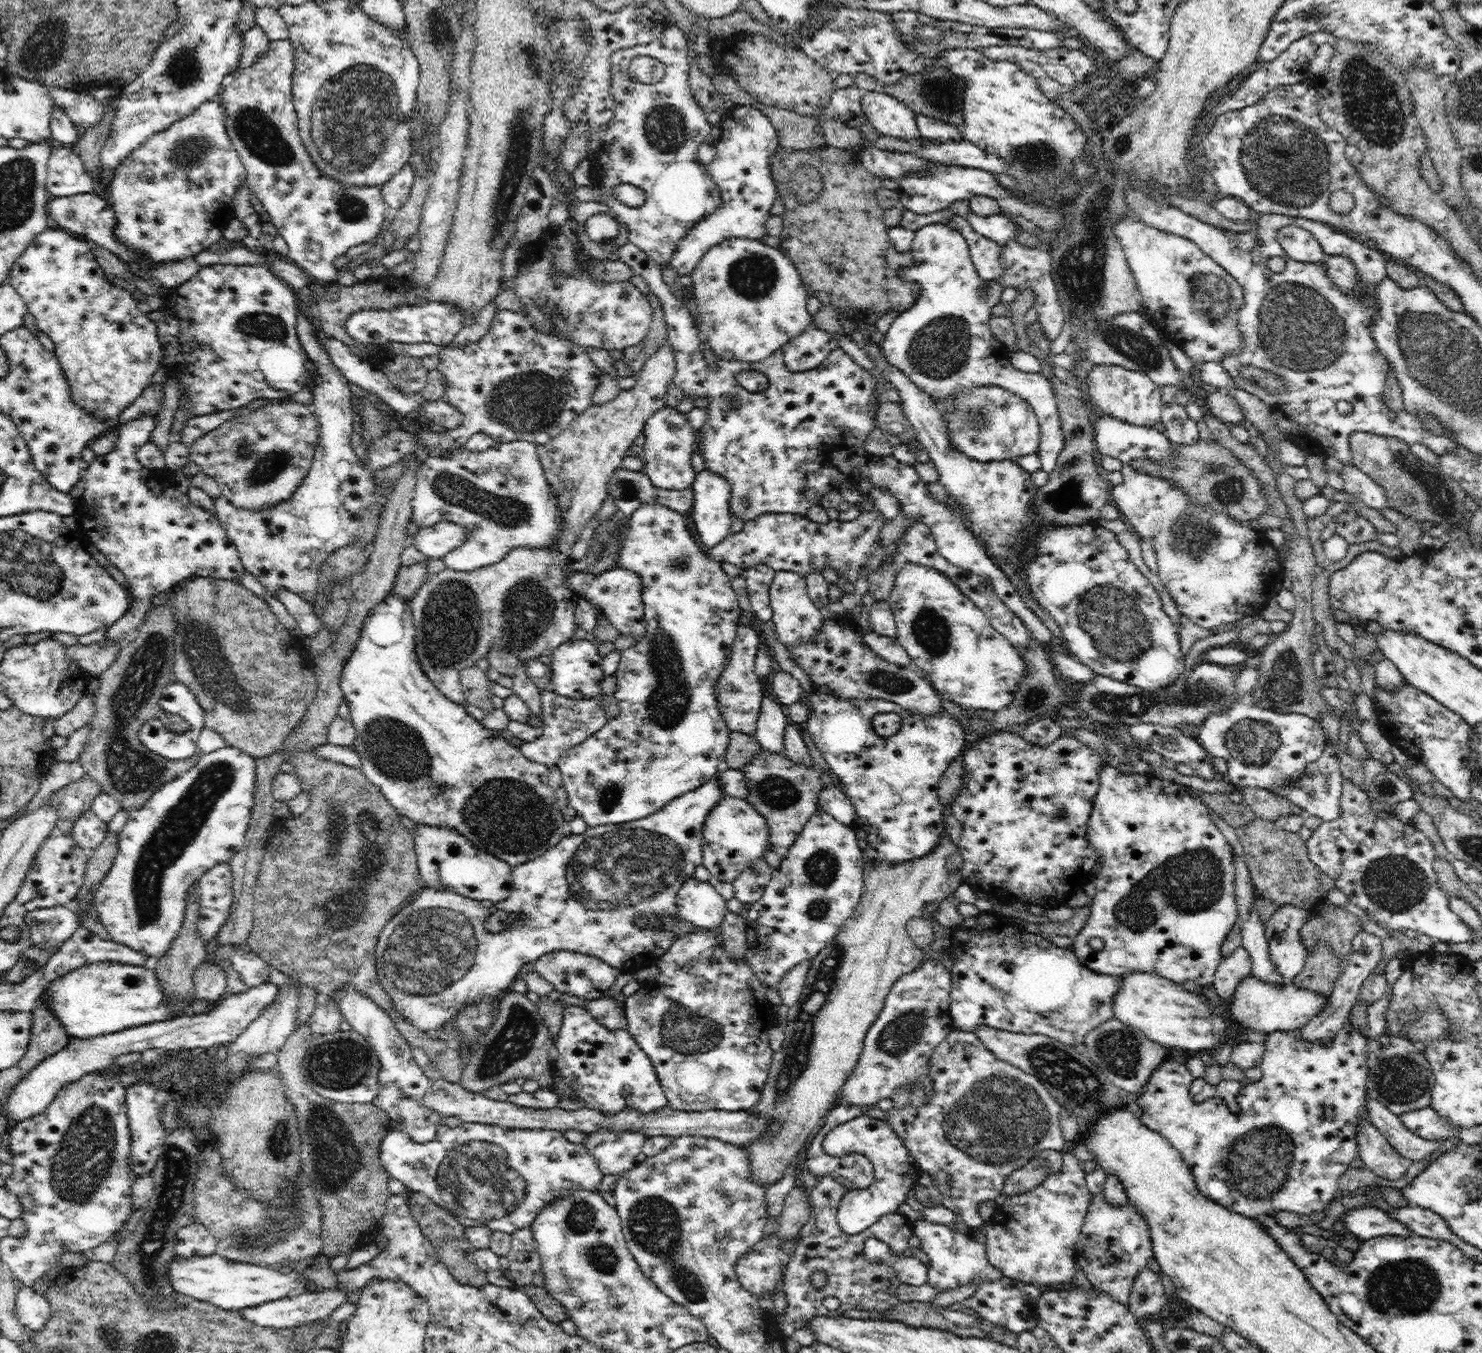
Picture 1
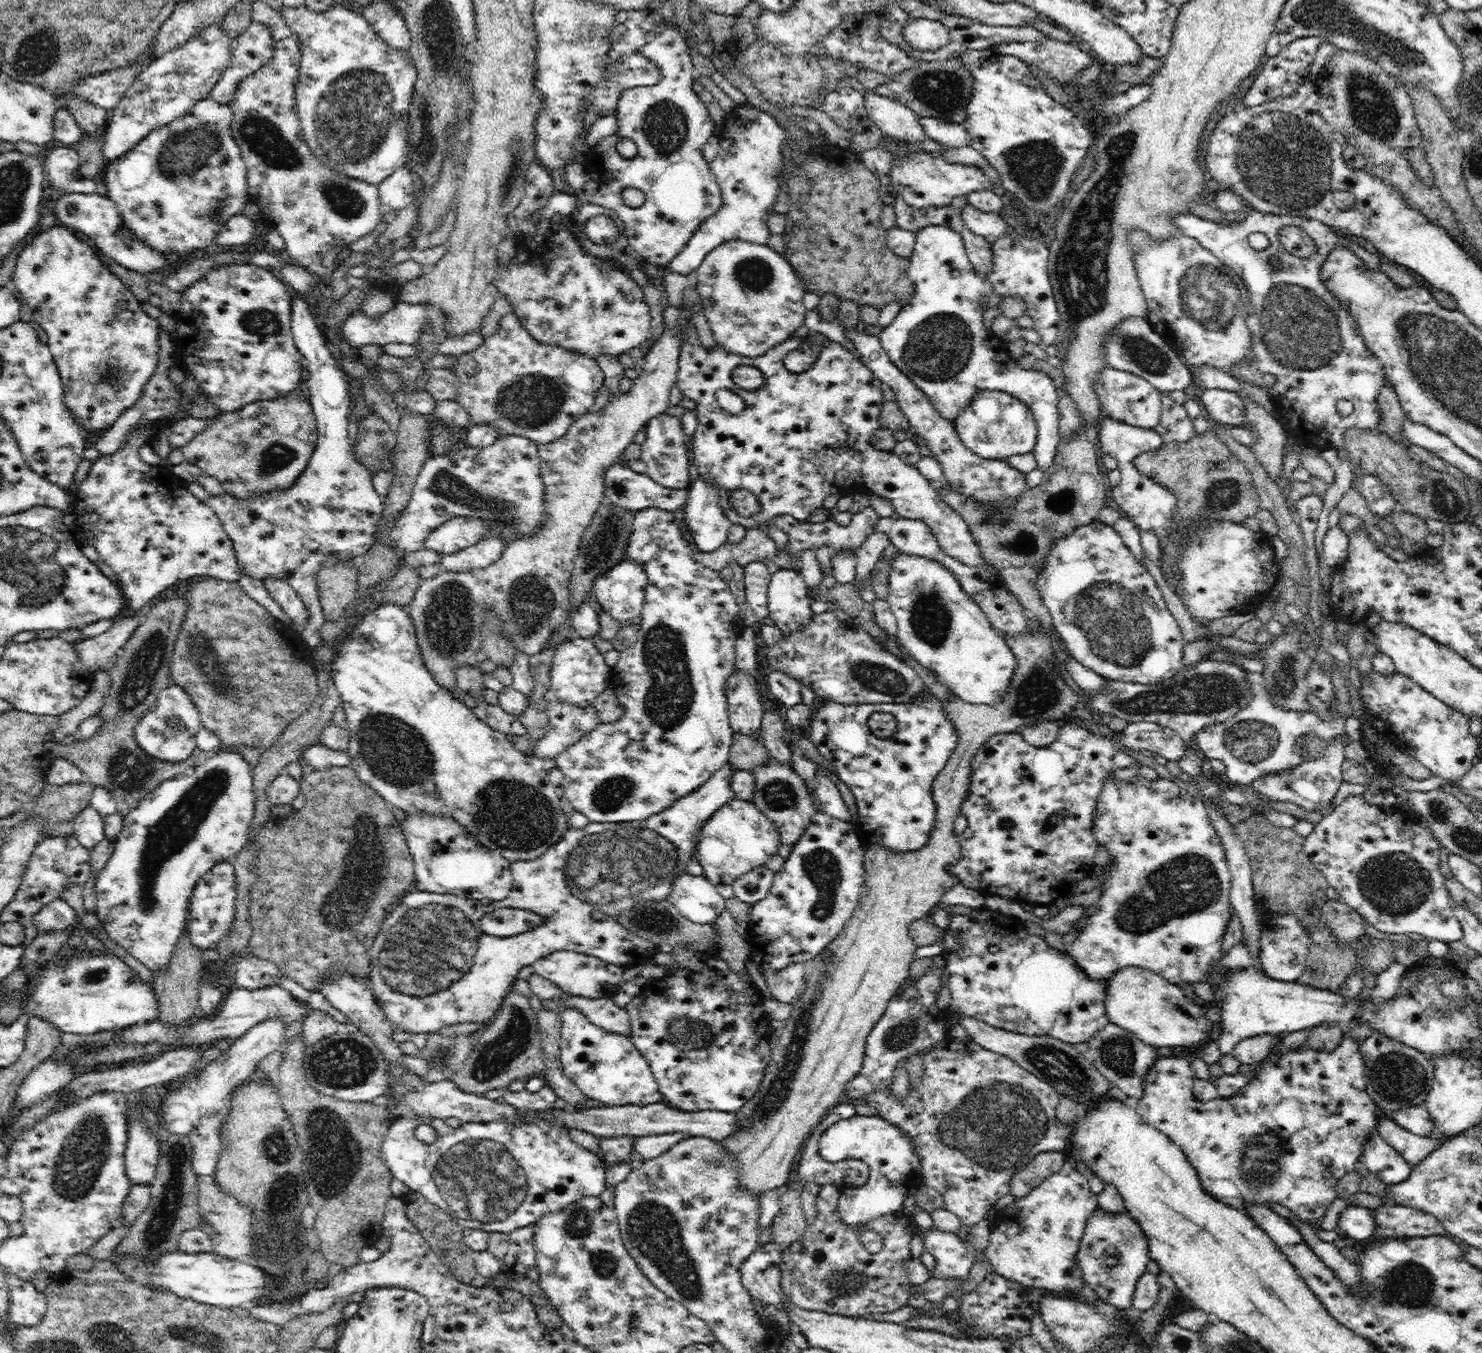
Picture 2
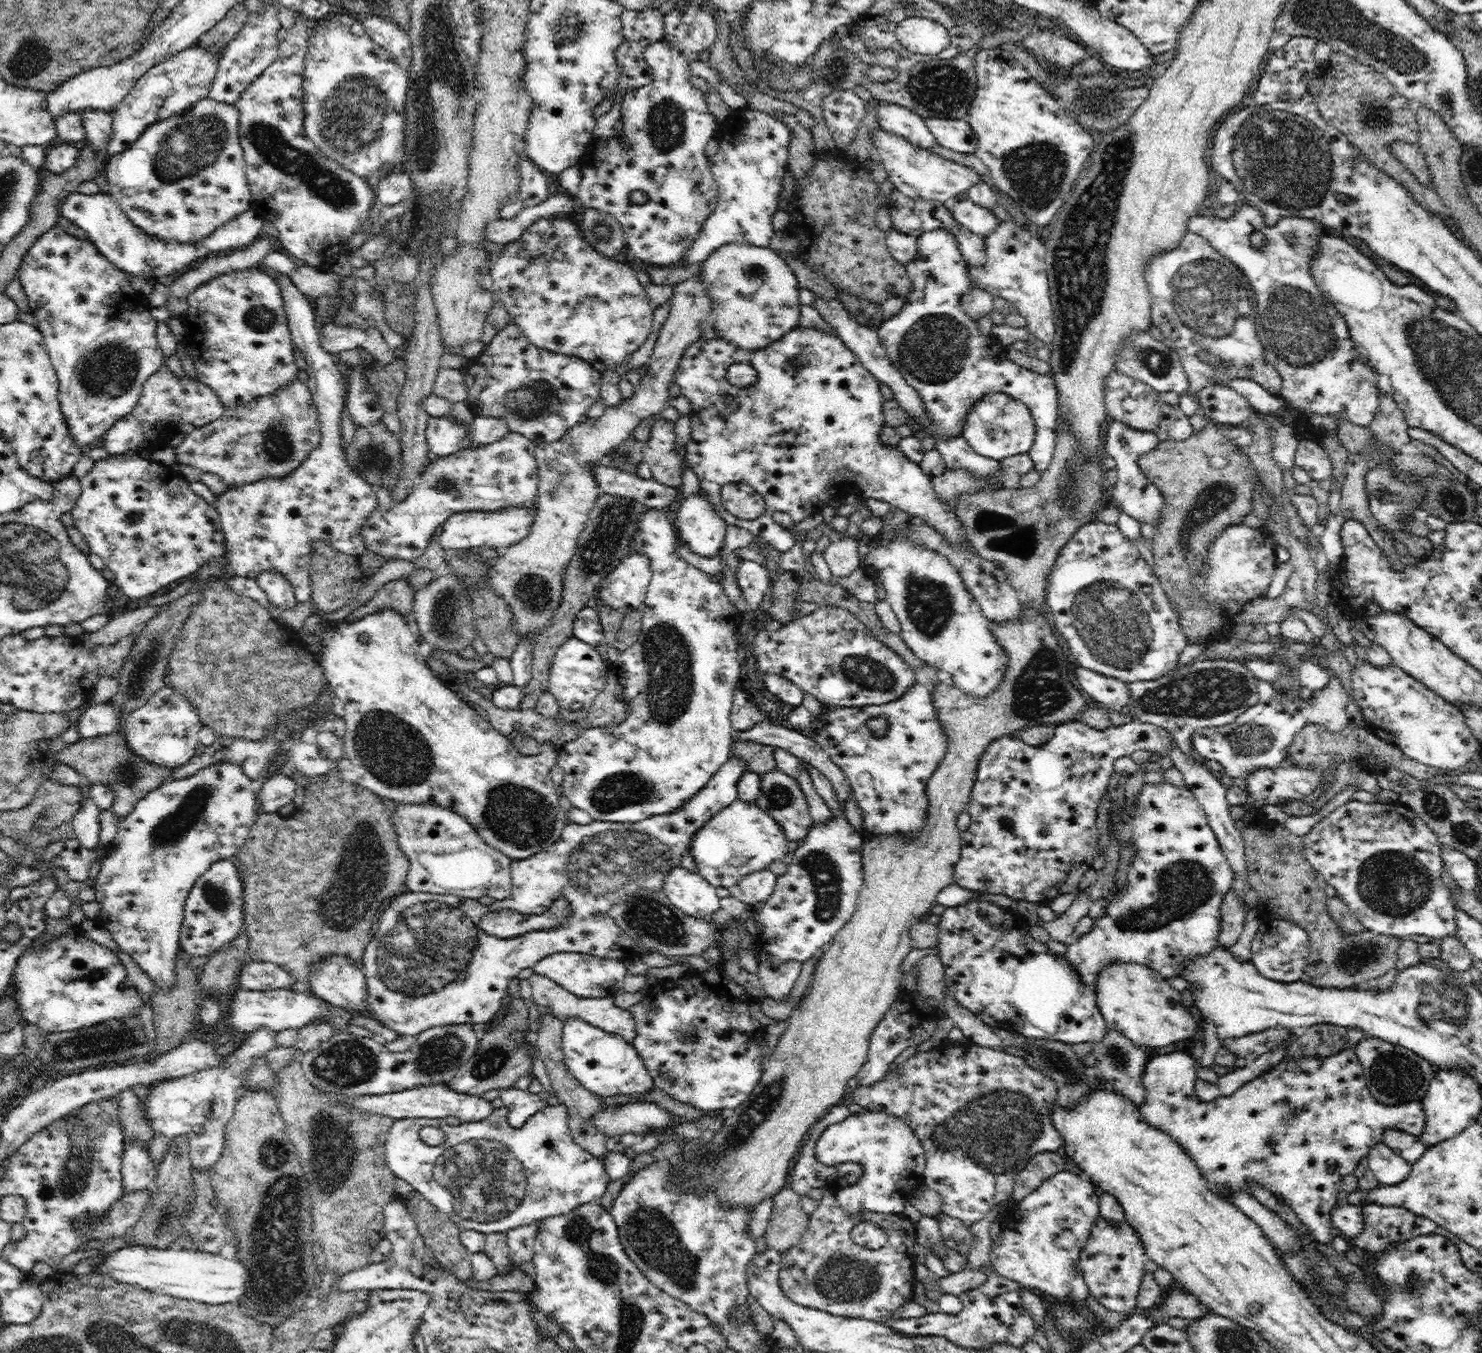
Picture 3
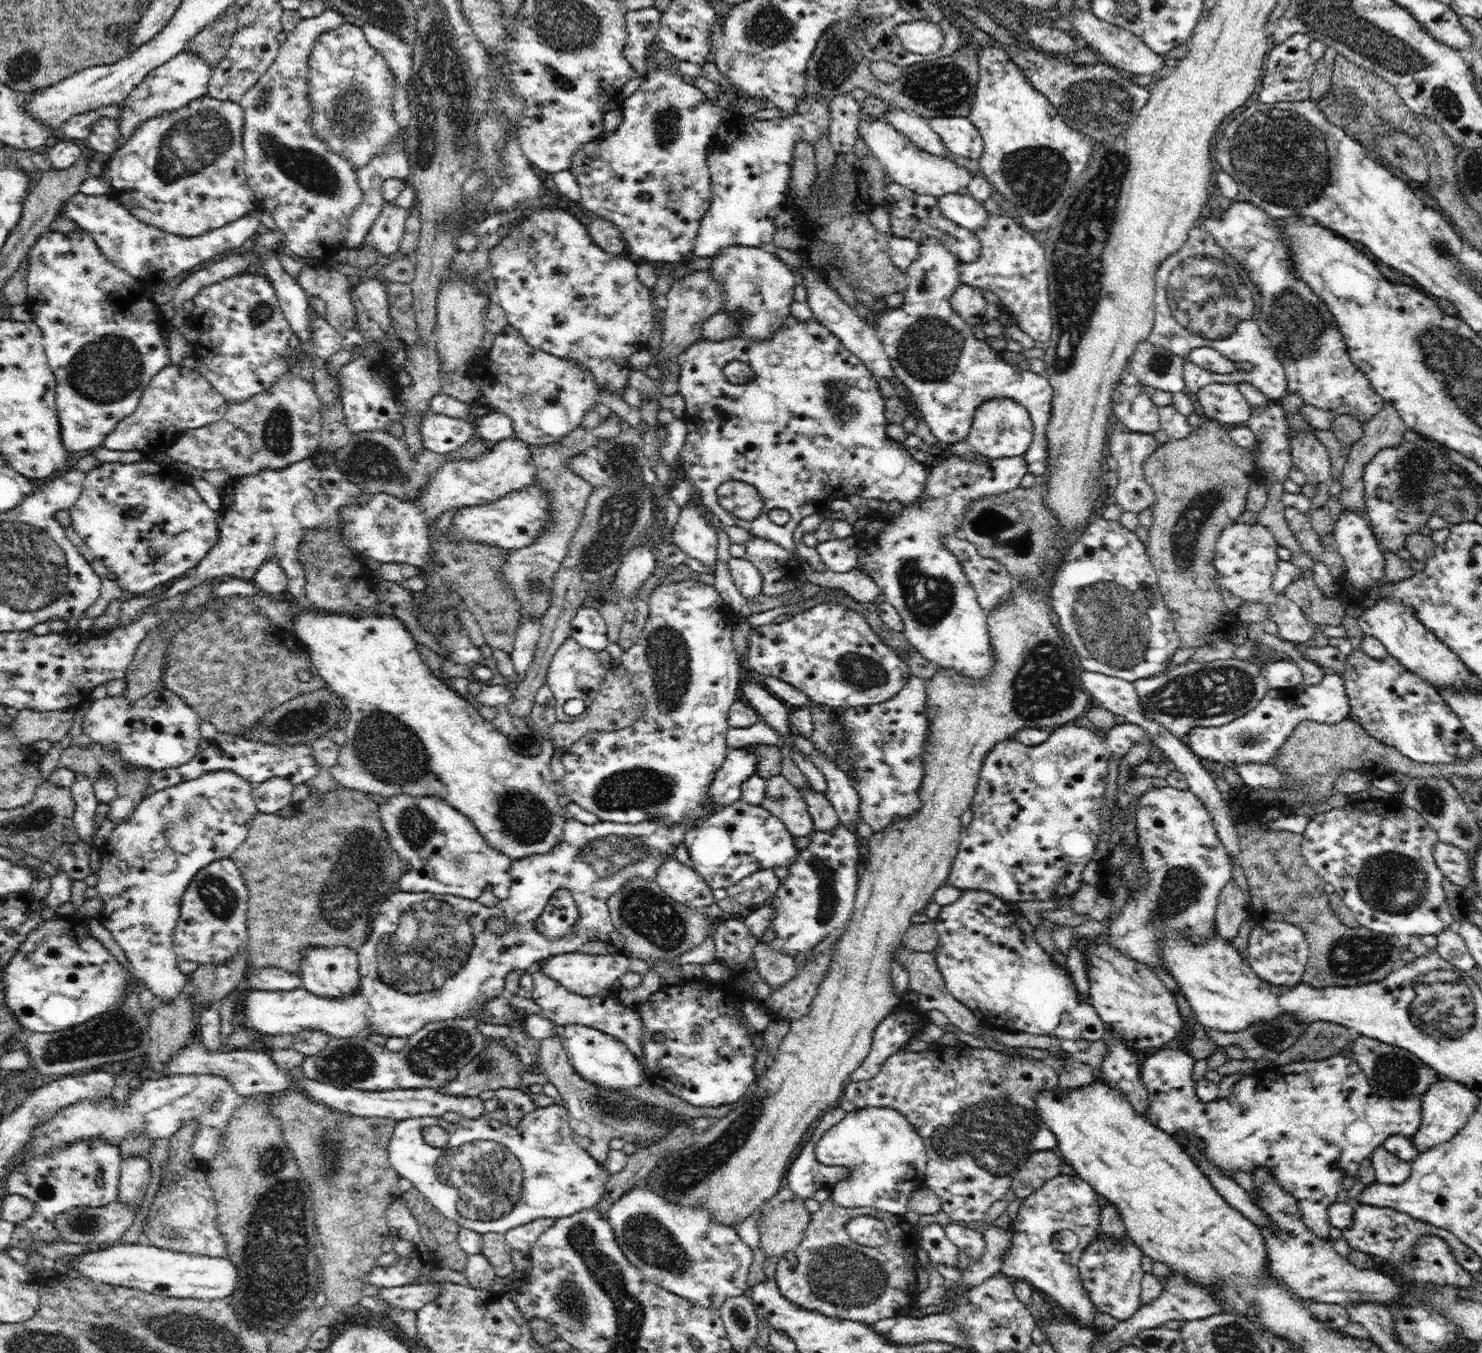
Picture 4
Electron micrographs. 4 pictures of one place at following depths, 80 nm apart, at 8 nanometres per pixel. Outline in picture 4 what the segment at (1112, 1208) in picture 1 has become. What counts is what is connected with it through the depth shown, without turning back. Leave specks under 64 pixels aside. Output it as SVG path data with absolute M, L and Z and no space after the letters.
M1126 1233L1126 1238L1113 1242L1102 1234L1094 1240L1079 1261L1080 1277L1083 1286L1094 1303L1095 1310L1108 1313L1118 1321L1126 1320L1134 1314L1141 1305L1141 1281L1145 1276L1141 1261L1144 1254Z

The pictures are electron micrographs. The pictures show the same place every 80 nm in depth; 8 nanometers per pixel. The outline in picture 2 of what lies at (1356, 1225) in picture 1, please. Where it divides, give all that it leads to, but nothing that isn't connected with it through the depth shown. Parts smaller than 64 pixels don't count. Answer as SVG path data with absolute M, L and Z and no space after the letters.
M1348 1204L1340 1214L1337 1226L1346 1233L1350 1243L1360 1240L1368 1241L1377 1230L1373 1210L1353 1204Z

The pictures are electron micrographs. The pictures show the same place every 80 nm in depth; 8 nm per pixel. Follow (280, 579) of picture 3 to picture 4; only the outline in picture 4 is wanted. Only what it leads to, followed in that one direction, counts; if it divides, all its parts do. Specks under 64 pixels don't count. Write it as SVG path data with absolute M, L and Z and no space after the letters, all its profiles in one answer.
M268 558L260 564L260 568L256 571L254 584L266 595L273 596L274 599L280 601L292 600L293 596L287 589L288 575L280 566L280 563L273 558Z

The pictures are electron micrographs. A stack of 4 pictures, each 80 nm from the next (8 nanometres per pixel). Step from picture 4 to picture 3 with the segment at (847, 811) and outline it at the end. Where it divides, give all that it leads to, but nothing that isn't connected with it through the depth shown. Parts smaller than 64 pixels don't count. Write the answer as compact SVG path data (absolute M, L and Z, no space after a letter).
M763 716L763 720L756 724L754 728L750 728L750 730L745 730L745 732L734 732L734 741L735 740L748 740L749 742L761 743L764 745L772 746L773 748L780 748L782 750L786 750L790 752L793 756L796 756L798 759L808 763L813 768L816 768L819 772L822 772L829 780L830 783L834 787L834 794L836 799L838 800L839 806L841 807L840 815L844 816L844 808L845 804L848 800L854 800L854 794L851 790L850 784L846 781L846 777L844 777L844 773L842 773L842 769L836 765L826 752L822 751L822 747L816 743L816 738L814 734L810 738L801 734L799 731L790 729L788 727L782 727L782 725L778 725L772 723L770 718L766 718Z

